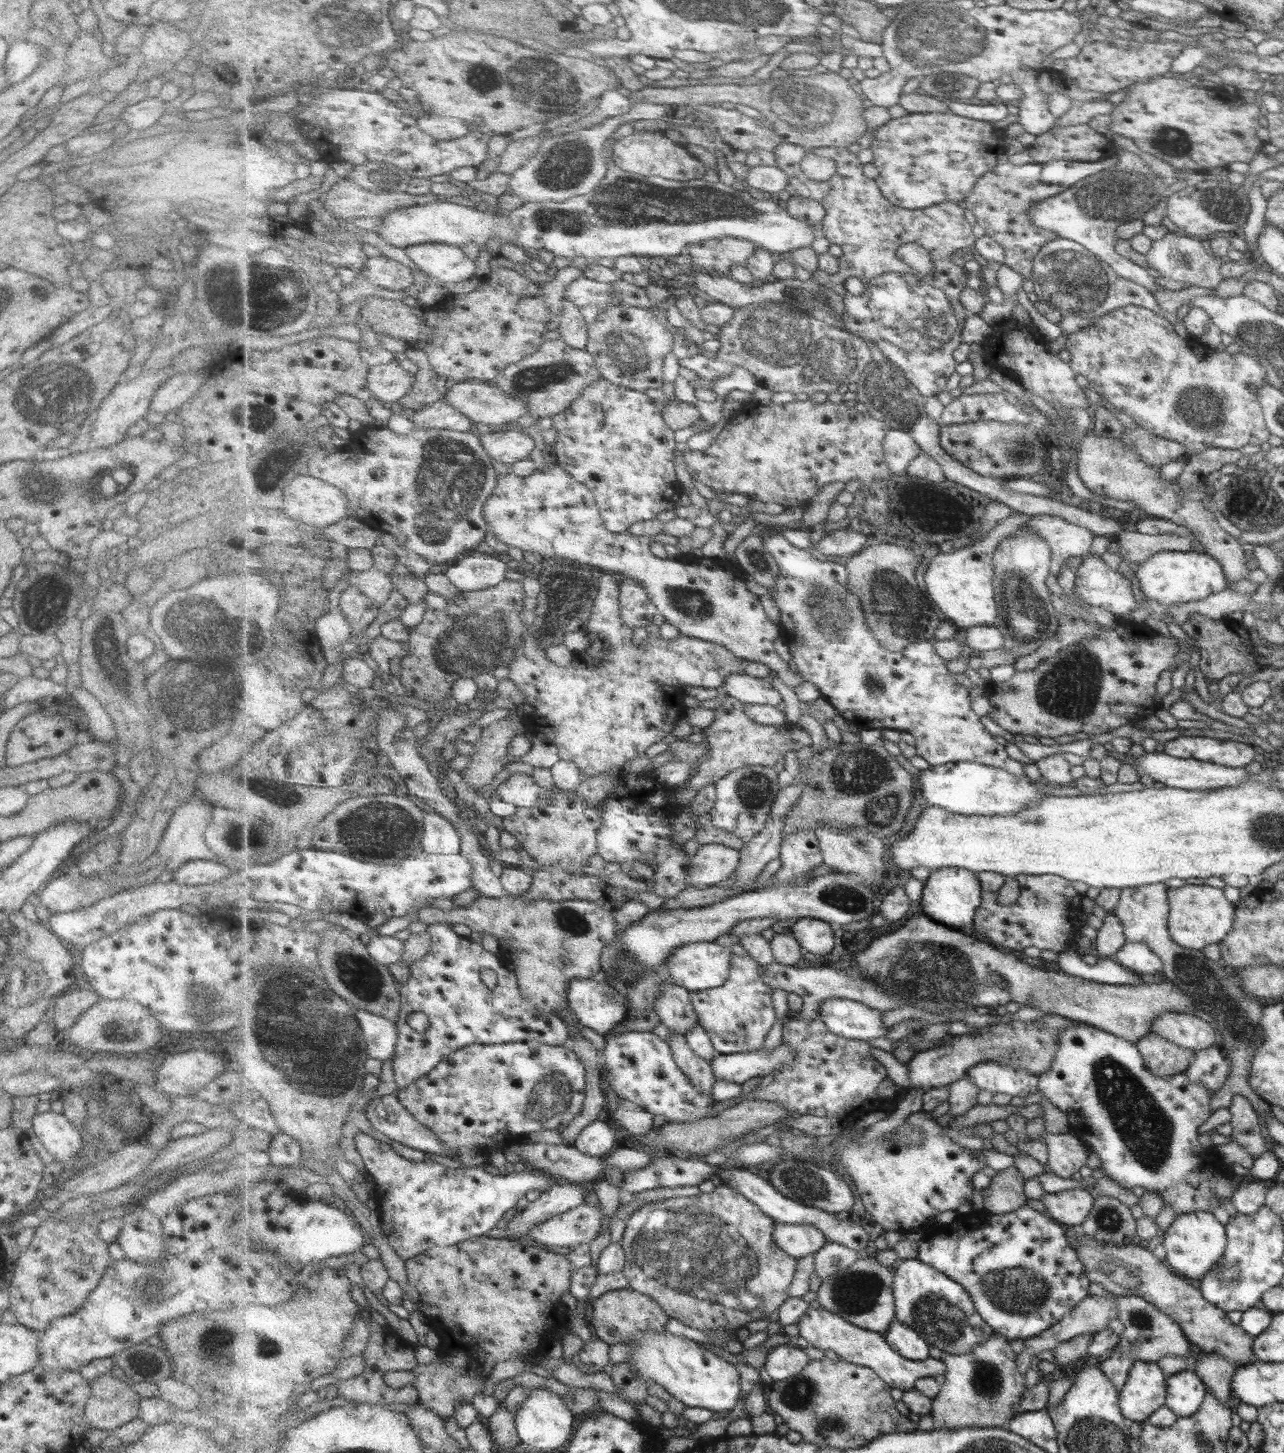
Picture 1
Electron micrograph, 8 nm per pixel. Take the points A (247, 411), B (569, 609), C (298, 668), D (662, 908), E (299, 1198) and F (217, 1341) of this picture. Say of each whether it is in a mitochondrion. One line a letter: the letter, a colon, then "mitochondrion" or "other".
A: mitochondrion
B: mitochondrion
C: other
D: other
E: other
F: mitochondrion

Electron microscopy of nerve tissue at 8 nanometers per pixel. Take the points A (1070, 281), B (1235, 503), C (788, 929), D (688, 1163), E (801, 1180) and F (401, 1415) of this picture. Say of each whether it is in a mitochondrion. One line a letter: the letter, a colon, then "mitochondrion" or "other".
A: mitochondrion
B: other
C: other
D: other
E: mitochondrion
F: other

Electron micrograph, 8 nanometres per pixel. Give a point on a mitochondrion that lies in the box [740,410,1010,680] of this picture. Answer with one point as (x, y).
(822, 610)

